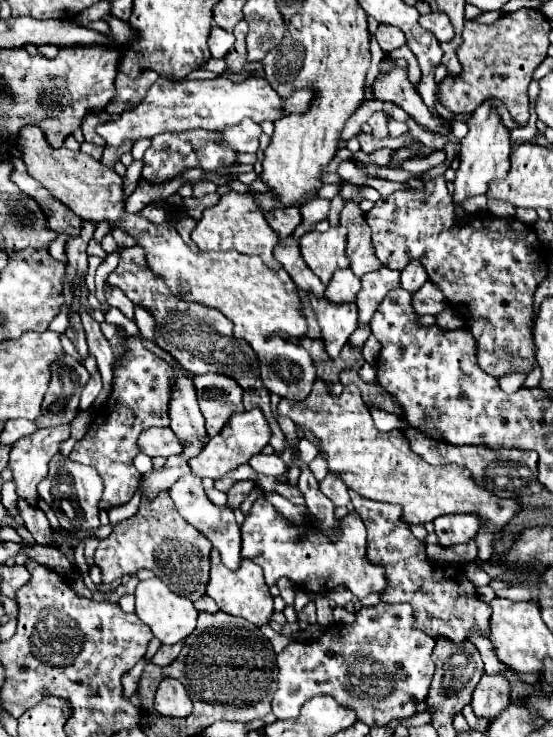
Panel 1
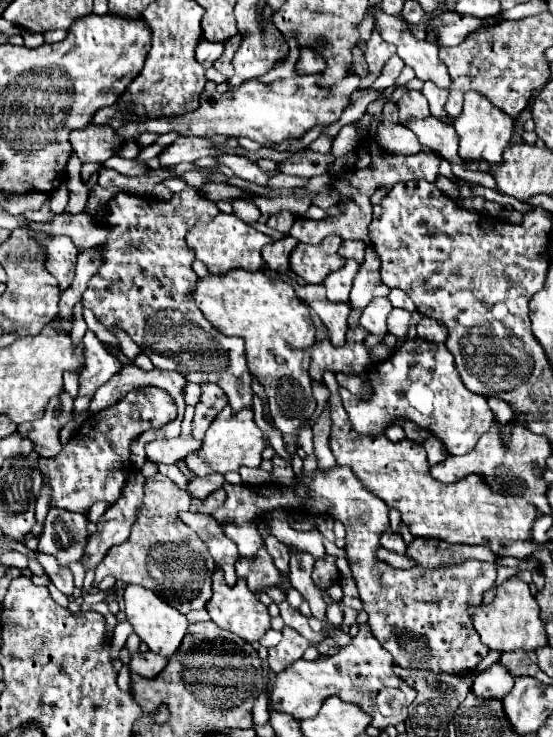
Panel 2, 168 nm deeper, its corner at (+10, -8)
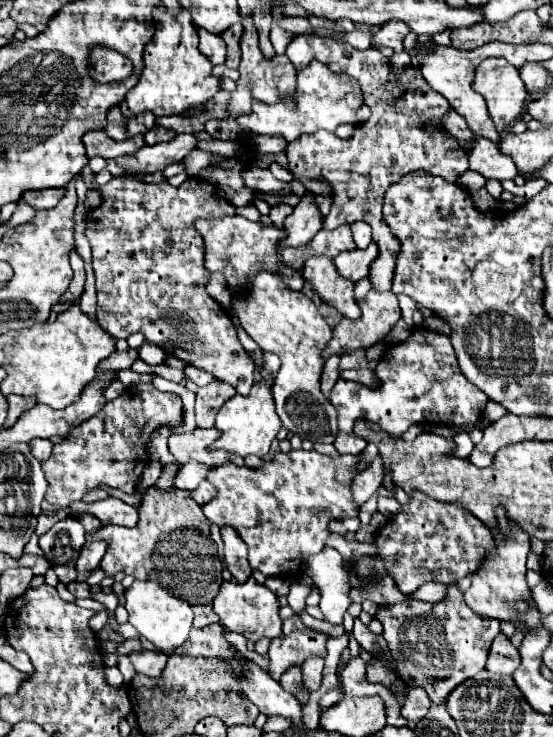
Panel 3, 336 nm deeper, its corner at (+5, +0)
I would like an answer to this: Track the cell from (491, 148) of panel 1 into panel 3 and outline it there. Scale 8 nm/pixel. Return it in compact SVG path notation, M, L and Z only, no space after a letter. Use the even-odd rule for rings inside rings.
M488 58L476 68L474 90L486 100L490 118L494 120L498 132L520 118L528 100L518 68L502 58Z

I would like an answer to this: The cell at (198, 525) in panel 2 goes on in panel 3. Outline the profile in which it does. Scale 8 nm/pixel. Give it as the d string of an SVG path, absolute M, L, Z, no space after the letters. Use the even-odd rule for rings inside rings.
M224 526L220 530L222 540L224 540L224 564L226 570L234 576L236 582L246 582L252 576L252 568L248 564L248 550L242 538L238 538L236 530L230 530L230 526Z

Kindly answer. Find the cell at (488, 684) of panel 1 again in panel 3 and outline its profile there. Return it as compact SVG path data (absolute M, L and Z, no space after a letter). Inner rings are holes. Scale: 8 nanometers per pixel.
M502 632L492 640L486 670L492 674L514 674L514 670L520 666L520 652L512 646L510 638L506 638Z

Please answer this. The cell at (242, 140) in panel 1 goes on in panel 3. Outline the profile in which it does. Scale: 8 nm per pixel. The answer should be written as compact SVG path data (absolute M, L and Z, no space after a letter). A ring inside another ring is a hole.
M178 134L174 140L166 144L144 146L130 156L122 156L116 160L120 168L126 170L128 176L136 174L156 174L166 166L180 162L188 152L196 148L196 138L192 134Z

